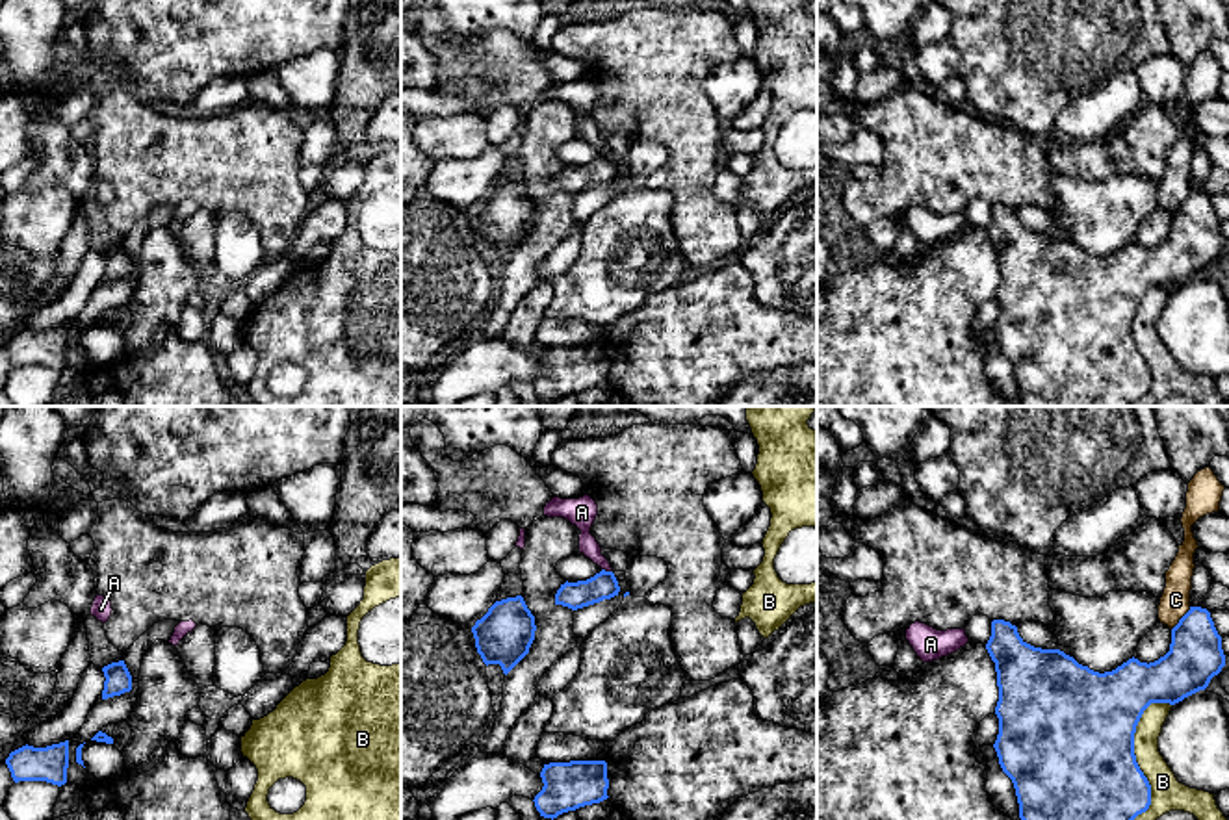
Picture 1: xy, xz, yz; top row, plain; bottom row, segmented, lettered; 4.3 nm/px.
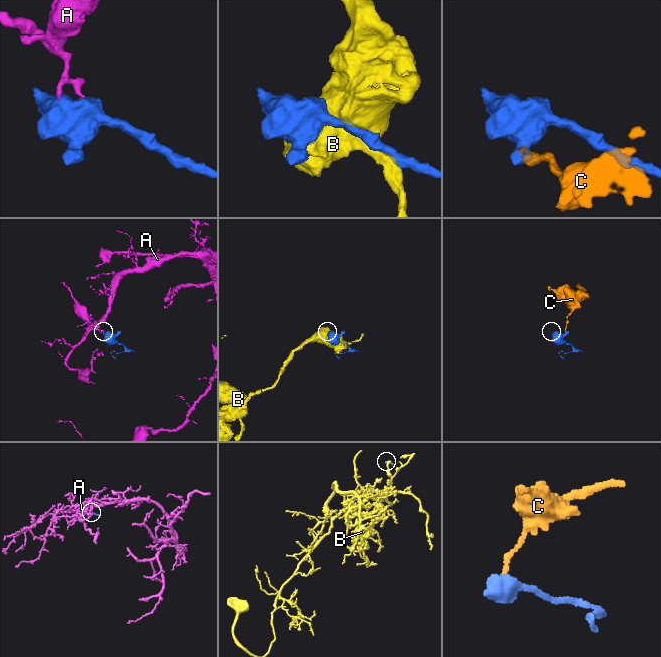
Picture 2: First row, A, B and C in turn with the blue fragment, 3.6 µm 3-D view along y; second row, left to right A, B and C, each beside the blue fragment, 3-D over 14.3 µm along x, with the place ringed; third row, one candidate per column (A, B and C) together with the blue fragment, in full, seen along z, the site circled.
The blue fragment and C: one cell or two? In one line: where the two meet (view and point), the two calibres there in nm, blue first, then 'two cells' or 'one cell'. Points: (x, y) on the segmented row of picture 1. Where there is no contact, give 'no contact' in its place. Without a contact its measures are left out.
meets blue in yz at (1181, 618); 240 nm thick on the blue side, 130 nm on the other; two cells

